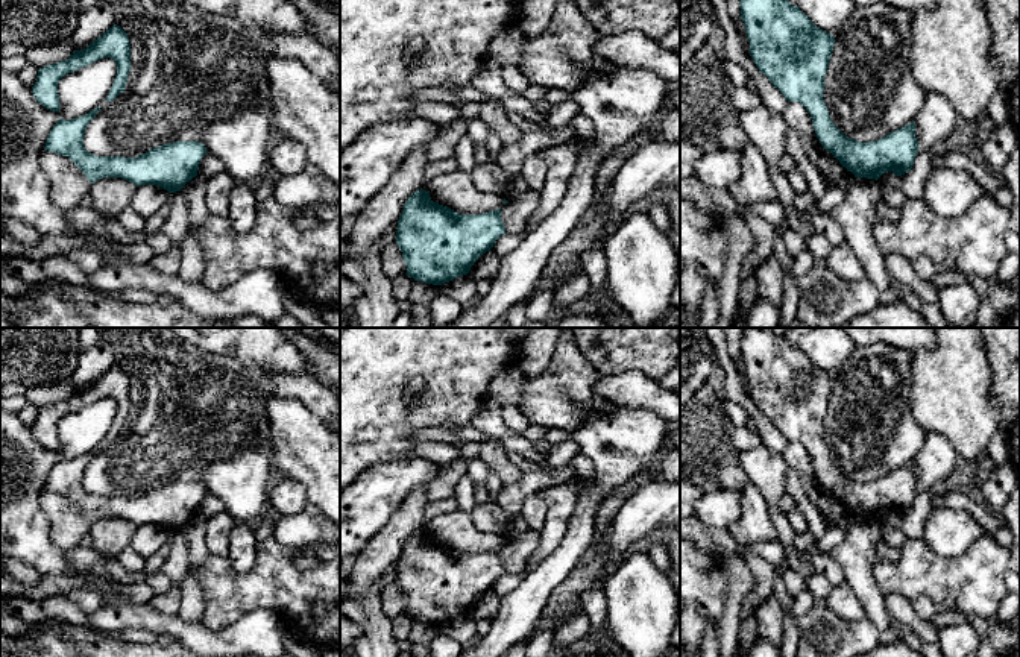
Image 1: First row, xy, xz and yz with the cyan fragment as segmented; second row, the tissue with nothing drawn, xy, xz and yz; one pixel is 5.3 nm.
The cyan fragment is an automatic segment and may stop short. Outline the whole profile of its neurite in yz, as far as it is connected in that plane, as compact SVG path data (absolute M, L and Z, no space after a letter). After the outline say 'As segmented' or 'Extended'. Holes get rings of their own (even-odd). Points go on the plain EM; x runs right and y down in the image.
M742 328L741 358L750 382L750 396L760 413L785 435L788 442L801 443L812 457L814 470L821 486L829 490L855 517L879 519L883 513L908 513L918 492L915 461L888 473L877 481L861 483L845 476L832 461L823 439L824 416L833 391L835 376L817 367L798 346L759 328Z. As segmented

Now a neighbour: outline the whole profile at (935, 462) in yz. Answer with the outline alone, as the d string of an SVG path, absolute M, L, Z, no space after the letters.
M940 434L926 435L924 445L915 457L918 492L914 505L908 513L897 516L900 530L908 539L920 539L923 536L927 514L932 510L932 486L949 478L956 460L958 454L946 437Z

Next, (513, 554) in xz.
M528 530L524 536L508 542L501 549L505 574L522 574L527 558L534 552L540 540L539 531Z

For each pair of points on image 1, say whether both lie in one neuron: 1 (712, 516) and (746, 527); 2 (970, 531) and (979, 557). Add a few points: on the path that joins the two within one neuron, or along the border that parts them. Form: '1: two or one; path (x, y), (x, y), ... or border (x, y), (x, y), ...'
1: two; border (739, 490), (739, 516), (724, 530)
2: two; border (987, 534), (976, 539), (961, 554), (941, 556)

